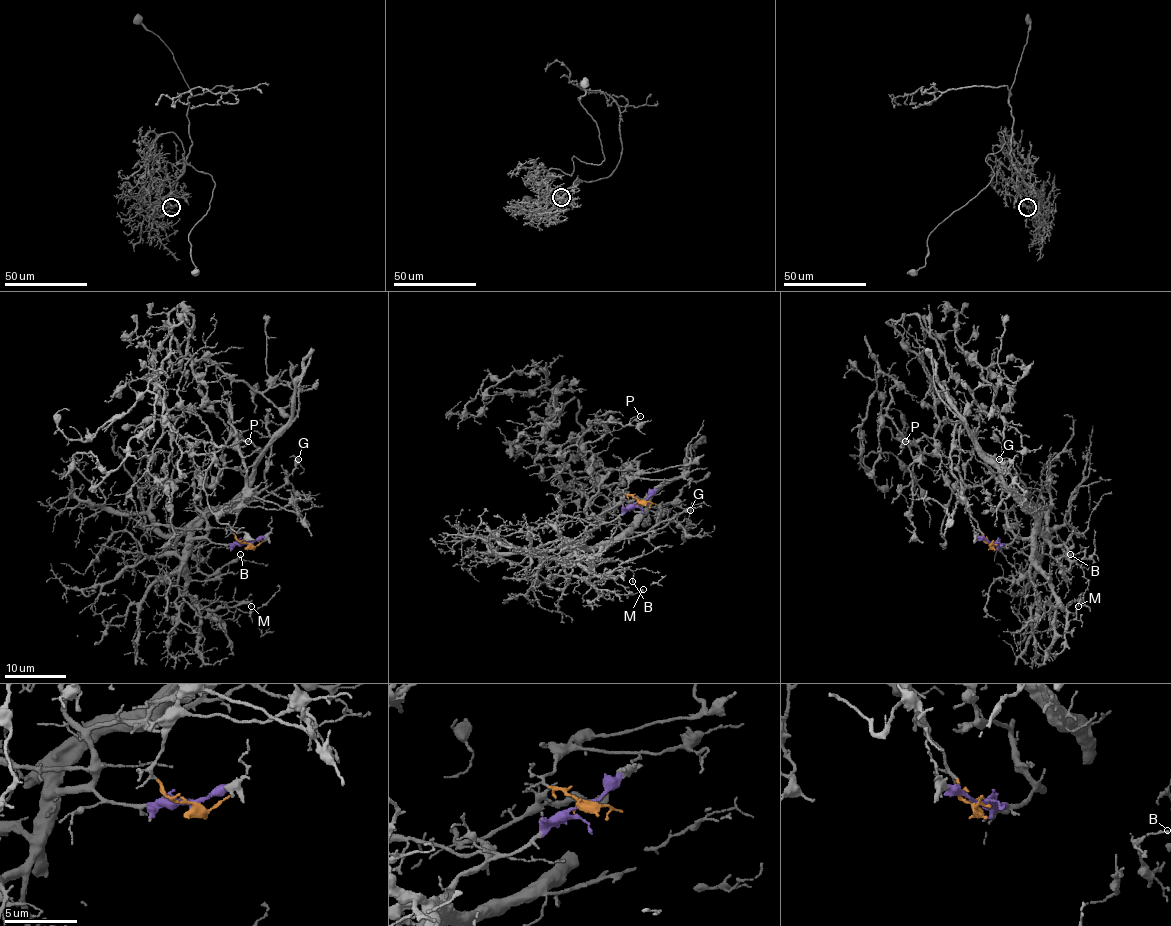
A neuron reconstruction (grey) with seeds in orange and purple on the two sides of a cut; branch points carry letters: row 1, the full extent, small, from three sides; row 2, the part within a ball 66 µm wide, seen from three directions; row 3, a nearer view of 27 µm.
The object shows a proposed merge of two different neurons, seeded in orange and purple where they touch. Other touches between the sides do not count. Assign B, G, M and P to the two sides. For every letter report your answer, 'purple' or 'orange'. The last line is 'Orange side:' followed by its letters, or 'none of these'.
B: purple
G: purple
M: purple
P: orange
Orange side: P

